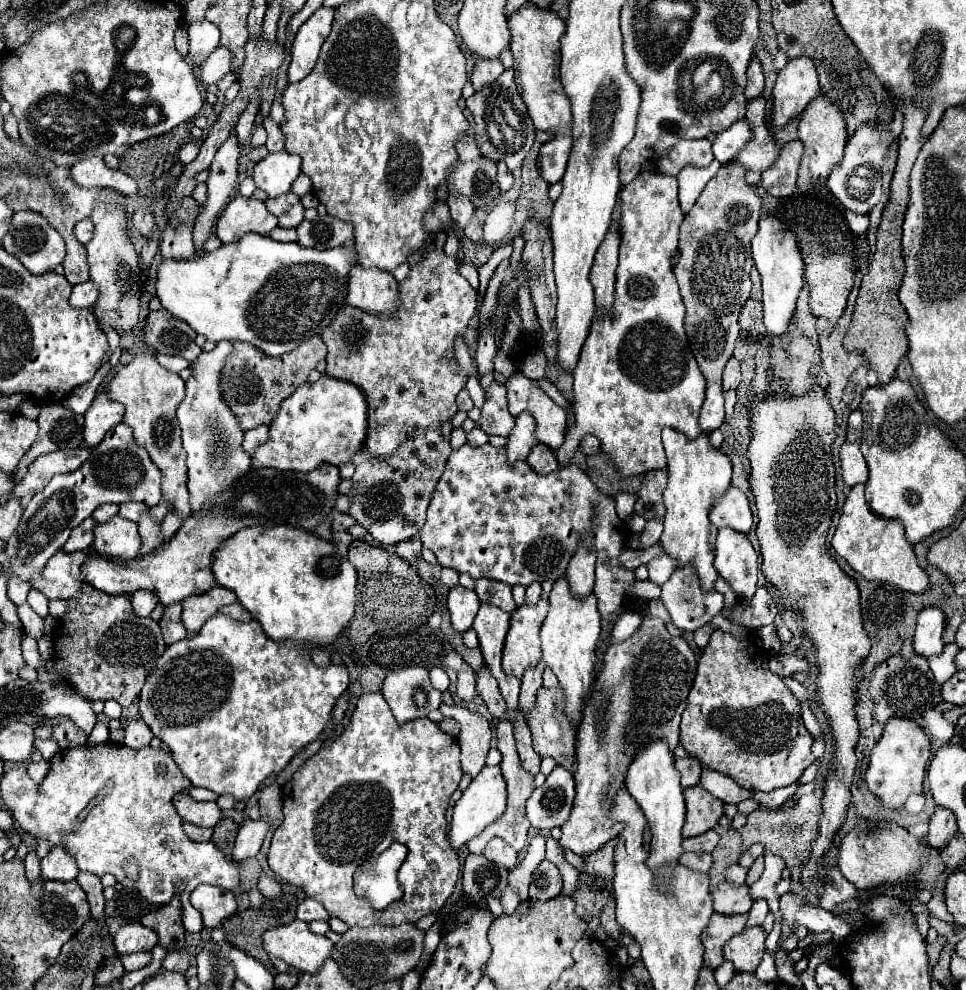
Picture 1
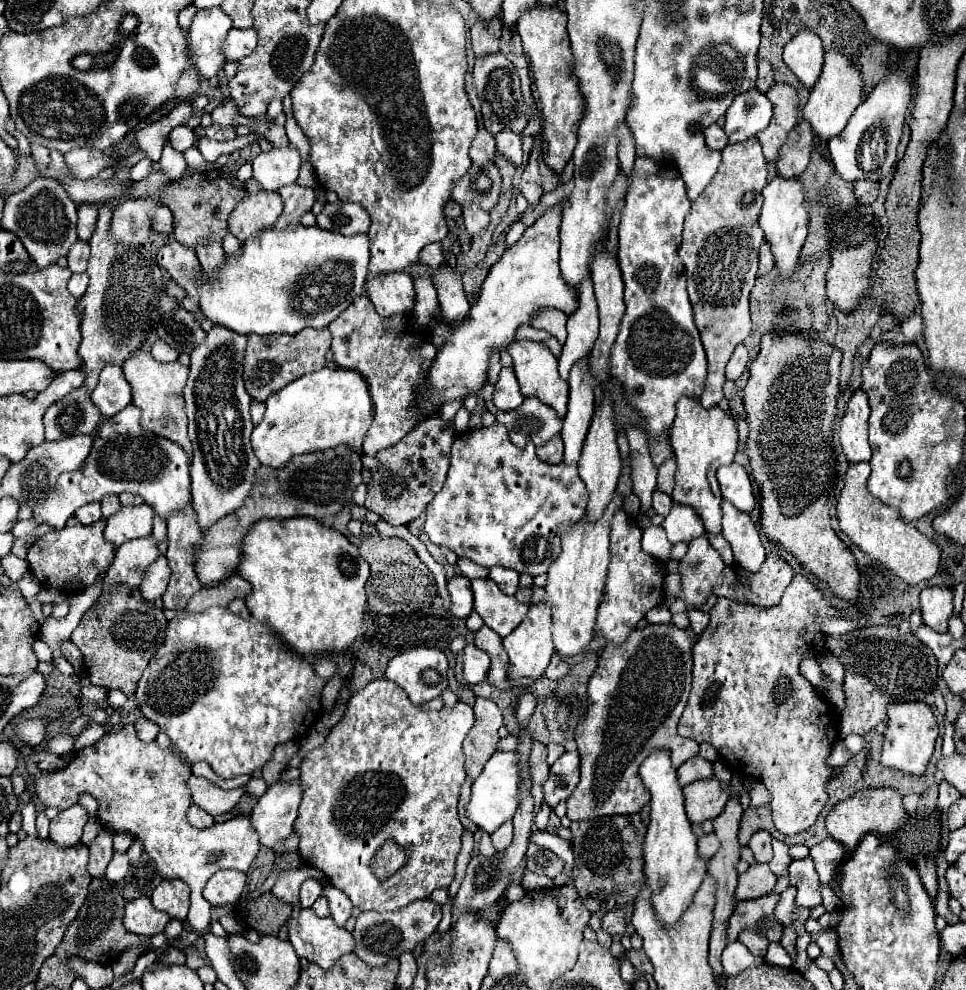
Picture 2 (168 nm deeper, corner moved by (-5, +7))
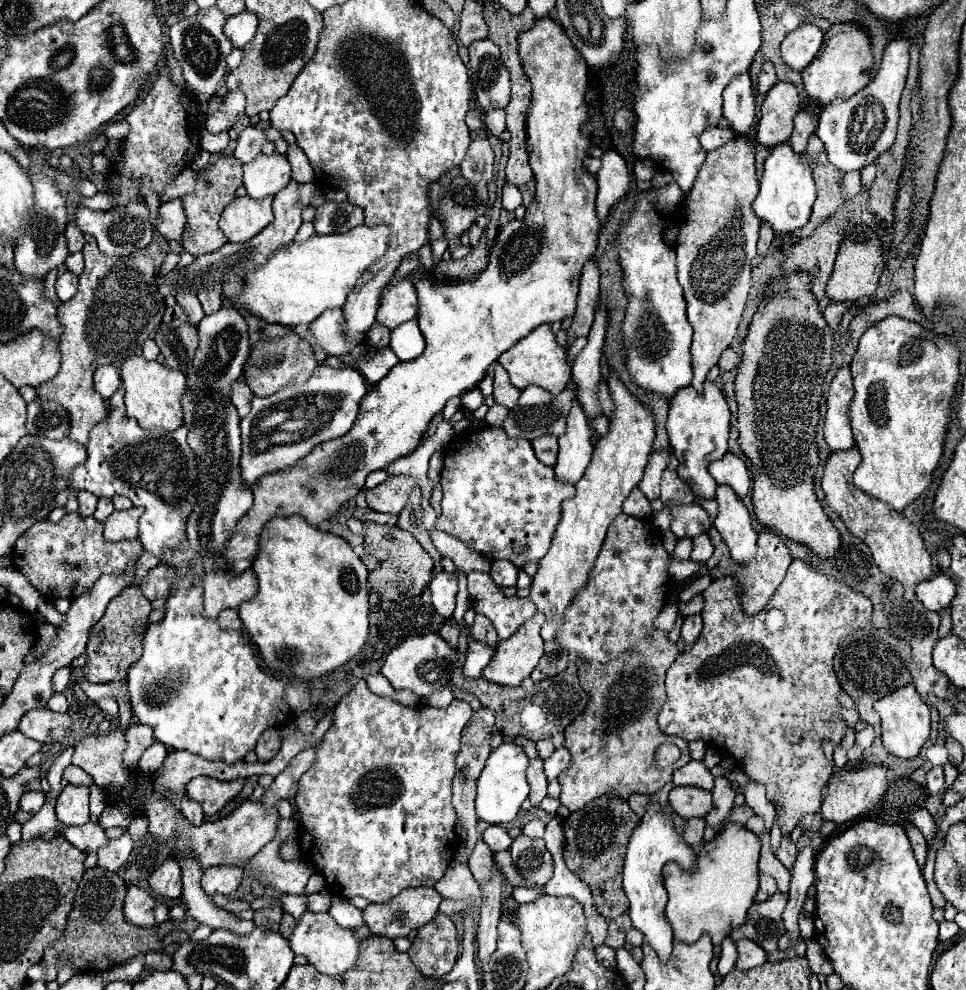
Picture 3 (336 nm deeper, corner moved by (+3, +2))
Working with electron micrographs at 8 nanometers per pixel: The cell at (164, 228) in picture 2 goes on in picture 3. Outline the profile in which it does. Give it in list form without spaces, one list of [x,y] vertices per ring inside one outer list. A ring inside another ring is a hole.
[[[171,200],[159,206],[157,212],[157,232],[165,238],[165,240],[181,240],[183,228],[185,228],[185,212],[183,212],[183,204],[181,200]]]

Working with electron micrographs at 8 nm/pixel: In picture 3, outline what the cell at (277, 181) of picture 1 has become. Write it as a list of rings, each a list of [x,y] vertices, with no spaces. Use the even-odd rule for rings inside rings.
[[[259,154],[243,166],[243,184],[251,198],[275,196],[291,180],[291,166],[281,154]]]

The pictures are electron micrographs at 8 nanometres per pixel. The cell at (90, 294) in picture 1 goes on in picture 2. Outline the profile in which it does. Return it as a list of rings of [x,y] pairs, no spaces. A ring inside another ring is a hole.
[[[75,273],[75,275],[69,279],[69,291],[79,299],[79,297],[85,293],[85,289],[87,289],[87,281],[89,281],[87,273]]]

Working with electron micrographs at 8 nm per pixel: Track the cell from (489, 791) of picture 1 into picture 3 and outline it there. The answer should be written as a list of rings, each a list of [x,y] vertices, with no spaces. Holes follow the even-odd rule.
[[[503,742],[499,748],[495,748],[489,754],[489,760],[477,780],[477,798],[475,798],[475,814],[479,820],[487,822],[489,826],[493,824],[509,824],[519,808],[521,802],[529,794],[529,784],[525,780],[525,768],[527,768],[529,758],[525,756],[523,748],[511,742]]]

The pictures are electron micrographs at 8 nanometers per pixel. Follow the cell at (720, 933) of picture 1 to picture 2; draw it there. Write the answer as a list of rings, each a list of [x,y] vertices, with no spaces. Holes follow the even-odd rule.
[[[769,893],[767,897],[759,897],[751,901],[739,901],[729,919],[729,929],[727,929],[729,943],[735,941],[743,929],[757,931],[765,935],[769,941],[779,941],[783,933],[783,925],[775,919],[773,913],[777,901],[779,901],[777,893]]]

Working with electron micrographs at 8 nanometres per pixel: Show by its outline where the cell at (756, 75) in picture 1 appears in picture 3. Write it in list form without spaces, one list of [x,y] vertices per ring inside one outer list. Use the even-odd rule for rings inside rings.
[[[765,62],[761,66],[761,72],[759,72],[759,78],[757,78],[757,92],[761,96],[765,96],[769,92],[769,88],[777,82],[777,76],[775,76],[775,68],[771,62]]]

